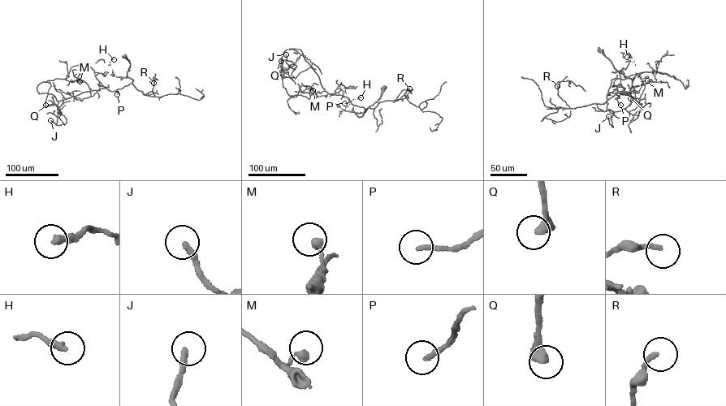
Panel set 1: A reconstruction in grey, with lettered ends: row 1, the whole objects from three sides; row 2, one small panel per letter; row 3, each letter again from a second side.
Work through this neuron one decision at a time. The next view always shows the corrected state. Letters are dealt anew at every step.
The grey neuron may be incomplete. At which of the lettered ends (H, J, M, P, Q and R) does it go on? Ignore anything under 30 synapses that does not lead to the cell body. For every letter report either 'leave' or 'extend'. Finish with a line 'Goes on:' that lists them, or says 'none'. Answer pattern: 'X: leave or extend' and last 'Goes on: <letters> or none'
H: leave
J: extend
M: leave
P: extend
Q: extend
R: leave
Goes on: J, P, Q

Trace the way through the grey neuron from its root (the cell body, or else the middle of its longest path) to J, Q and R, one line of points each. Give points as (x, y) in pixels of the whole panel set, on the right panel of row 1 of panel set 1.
J: (627, 93), (630, 93), (623, 91), (607, 93), (607, 108), (614, 112), (611, 119), (613, 127), (608, 116)
Q: (627, 93), (608, 92), (611, 79), (654, 71), (643, 71), (635, 76), (630, 98)
R: (627, 93), (615, 98), (619, 97), (615, 93), (602, 104), (572, 109), (557, 94), (557, 86)

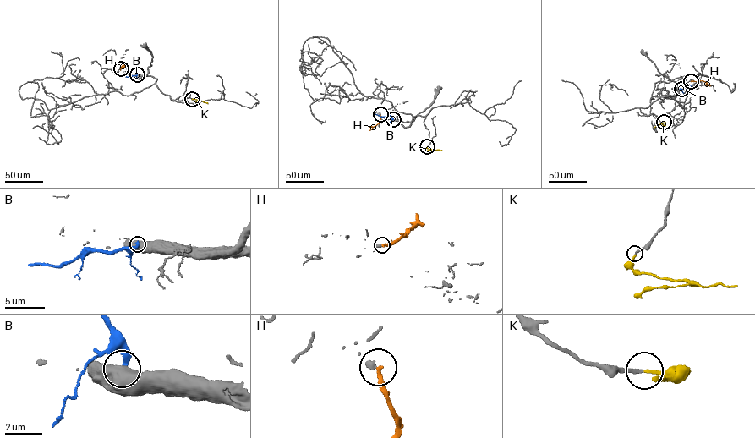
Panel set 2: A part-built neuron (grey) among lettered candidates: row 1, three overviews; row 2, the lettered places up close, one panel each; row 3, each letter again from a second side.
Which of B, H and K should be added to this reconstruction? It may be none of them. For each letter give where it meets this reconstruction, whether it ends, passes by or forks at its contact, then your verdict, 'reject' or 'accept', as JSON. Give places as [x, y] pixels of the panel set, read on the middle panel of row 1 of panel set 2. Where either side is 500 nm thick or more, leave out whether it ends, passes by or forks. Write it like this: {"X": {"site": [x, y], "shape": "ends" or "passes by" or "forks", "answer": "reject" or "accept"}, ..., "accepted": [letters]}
{"B": {"site": [393, 119], "answer": "reject"}, "H": {"site": [380, 114], "shape": "ends", "answer": "reject"}, "K": {"site": [427, 146], "shape": "ends", "answer": "accept"}, "accepted": ["K"]}

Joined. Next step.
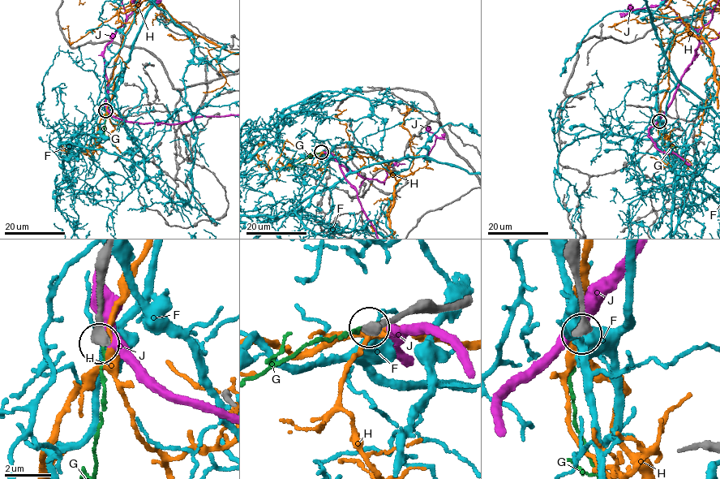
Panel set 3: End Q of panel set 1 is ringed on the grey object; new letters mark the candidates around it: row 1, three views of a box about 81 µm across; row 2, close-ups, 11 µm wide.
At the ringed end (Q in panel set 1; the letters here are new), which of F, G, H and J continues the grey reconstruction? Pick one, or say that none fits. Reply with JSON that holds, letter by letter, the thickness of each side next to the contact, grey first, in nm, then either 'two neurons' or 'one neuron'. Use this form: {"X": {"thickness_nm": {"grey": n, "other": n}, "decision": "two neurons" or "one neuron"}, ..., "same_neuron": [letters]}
{"F": {"thickness_nm": {"grey": 500, "other": 400}, "decision": "two neurons"}, "G": {"thickness_nm": {"grey": 480, "other": 90}, "decision": "two neurons"}, "H": {"thickness_nm": {"grey": 480, "other": 360}, "decision": "two neurons"}, "J": {"thickness_nm": {"grey": 500, "other": 480}, "decision": "two neurons"}, "same_neuron": []}

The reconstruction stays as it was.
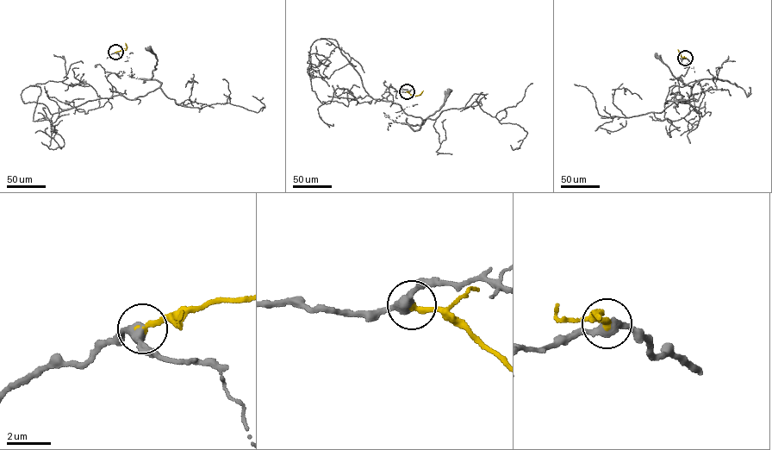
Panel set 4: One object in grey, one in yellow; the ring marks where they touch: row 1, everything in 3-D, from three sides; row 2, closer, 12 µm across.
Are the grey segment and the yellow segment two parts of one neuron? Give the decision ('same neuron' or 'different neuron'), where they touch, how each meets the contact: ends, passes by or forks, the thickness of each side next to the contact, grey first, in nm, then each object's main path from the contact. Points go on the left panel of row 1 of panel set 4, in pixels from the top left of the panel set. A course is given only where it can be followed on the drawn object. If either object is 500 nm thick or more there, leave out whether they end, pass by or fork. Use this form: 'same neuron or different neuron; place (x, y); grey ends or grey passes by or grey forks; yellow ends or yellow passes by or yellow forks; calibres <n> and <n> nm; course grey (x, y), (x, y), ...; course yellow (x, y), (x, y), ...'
same neuron; place (115, 52); grey passes by; yellow ends; calibres 420 and 360 nm; course grey (115, 52), (101, 65), (120, 95), (51, 114), (21, 94), (68, 78), (65, 59), (53, 54); course yellow (115, 52), (126, 50), (125, 43)

